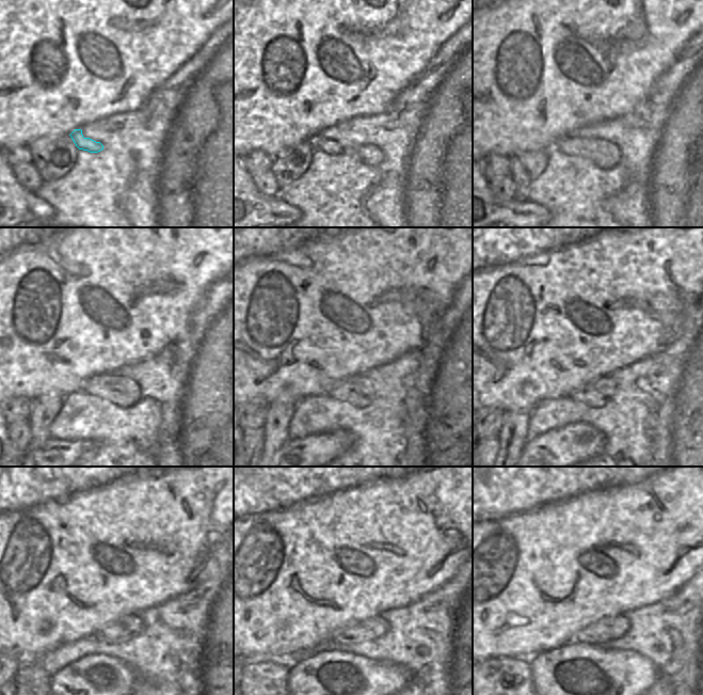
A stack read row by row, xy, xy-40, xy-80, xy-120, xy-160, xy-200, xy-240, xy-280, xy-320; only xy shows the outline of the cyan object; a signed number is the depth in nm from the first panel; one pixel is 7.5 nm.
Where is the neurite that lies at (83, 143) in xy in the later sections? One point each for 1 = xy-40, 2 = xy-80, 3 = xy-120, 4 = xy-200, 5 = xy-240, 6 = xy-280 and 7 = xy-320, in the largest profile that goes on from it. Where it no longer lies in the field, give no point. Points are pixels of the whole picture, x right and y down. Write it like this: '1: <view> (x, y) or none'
1: xy-40 (369, 155)
2: xy-80 (605, 154)
3: xy-120 (122, 391)
4: xy-200 (597, 393)
5: xy-240 (122, 630)
6: xy-280 (369, 629)
7: xy-320 (600, 633)

